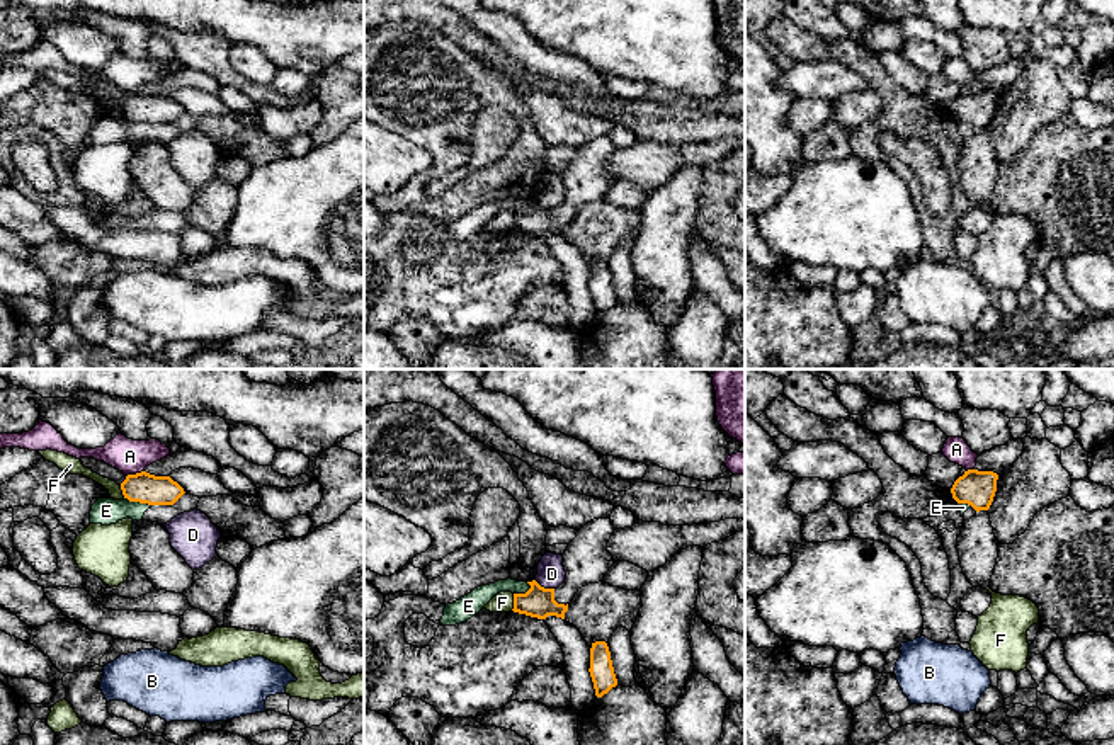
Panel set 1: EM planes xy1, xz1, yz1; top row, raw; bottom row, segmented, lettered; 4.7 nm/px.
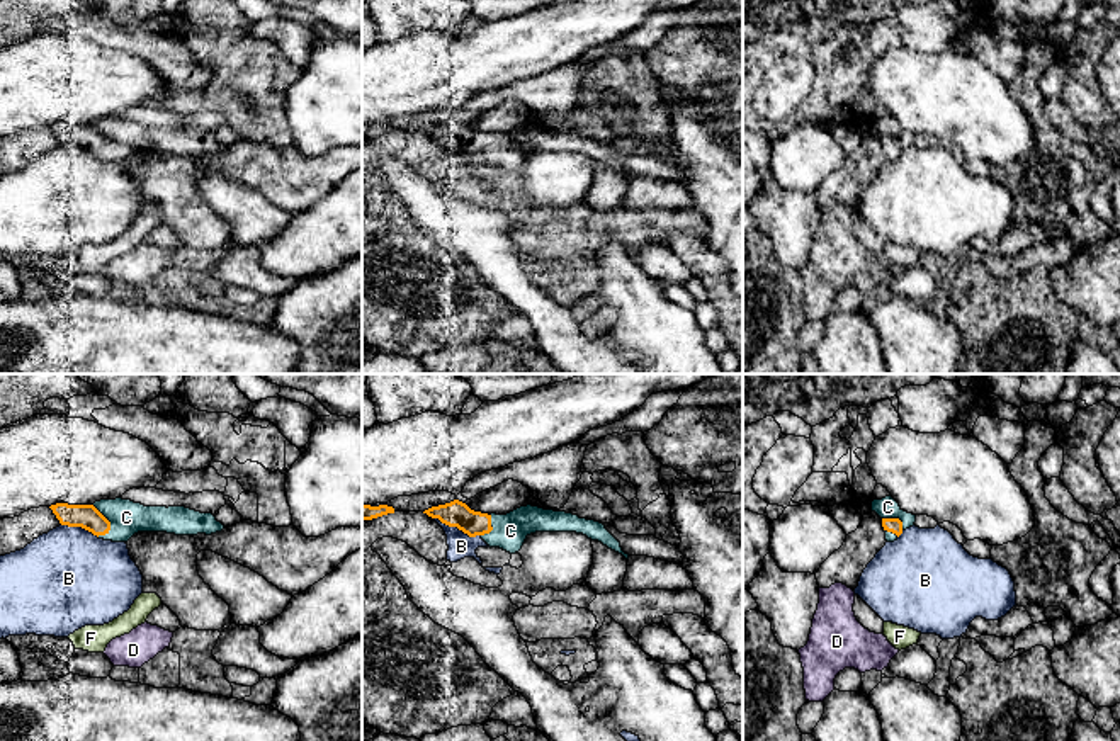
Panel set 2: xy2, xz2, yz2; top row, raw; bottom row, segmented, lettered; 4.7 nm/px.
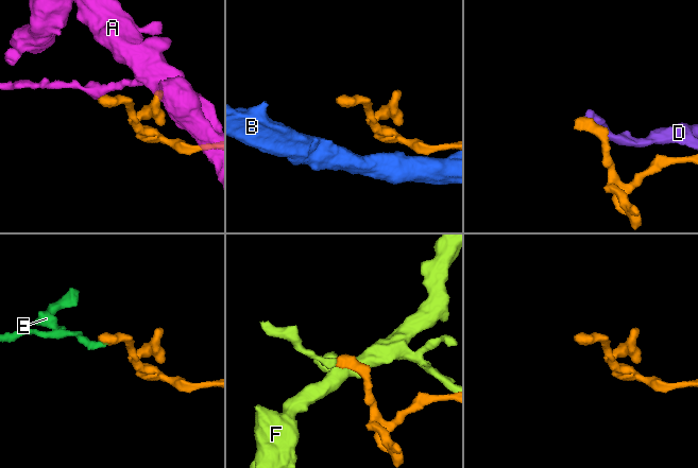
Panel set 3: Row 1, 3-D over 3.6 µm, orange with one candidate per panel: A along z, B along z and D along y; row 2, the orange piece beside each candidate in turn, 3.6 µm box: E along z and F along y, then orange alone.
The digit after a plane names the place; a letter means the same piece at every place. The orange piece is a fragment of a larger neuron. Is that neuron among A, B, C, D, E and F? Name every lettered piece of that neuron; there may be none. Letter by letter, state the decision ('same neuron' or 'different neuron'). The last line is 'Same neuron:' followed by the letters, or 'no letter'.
A: different neuron
B: different neuron
C: same neuron
D: different neuron
E: different neuron
F: different neuron
Same neuron: C

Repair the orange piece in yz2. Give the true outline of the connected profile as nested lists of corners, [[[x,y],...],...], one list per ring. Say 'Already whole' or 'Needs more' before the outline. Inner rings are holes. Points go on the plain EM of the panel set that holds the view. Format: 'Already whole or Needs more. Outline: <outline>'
Needs more. Outline: [[[891,114],[882,119],[874,119],[872,131],[882,138],[887,161],[897,160],[897,156],[916,141],[916,134],[904,131]]]

